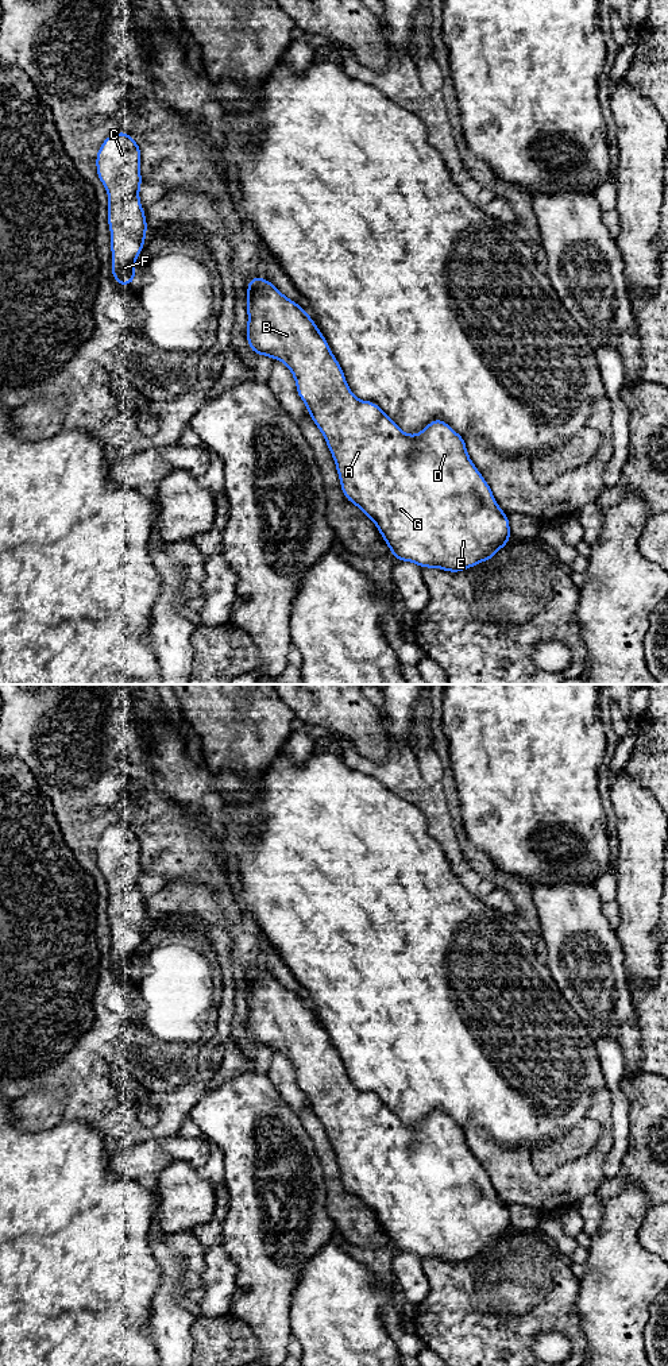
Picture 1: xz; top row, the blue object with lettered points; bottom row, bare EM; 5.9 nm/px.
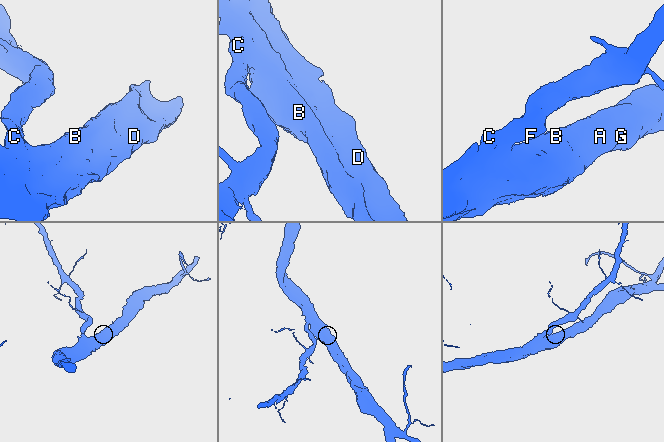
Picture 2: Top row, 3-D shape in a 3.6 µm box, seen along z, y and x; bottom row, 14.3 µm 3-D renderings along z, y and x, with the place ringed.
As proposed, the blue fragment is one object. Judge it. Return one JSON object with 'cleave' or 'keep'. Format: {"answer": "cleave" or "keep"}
{"answer": "keep"}

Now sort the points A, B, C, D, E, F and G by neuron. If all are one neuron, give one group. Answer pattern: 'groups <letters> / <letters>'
groups A B C D E F G

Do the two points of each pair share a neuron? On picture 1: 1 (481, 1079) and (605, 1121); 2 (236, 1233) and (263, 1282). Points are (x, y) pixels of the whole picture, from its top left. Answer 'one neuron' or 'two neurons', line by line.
1: two neurons
2: one neuron

